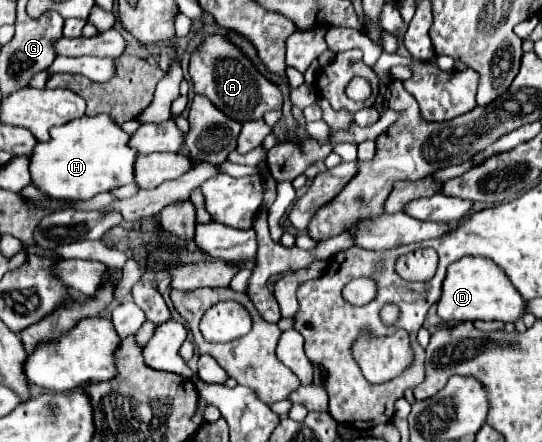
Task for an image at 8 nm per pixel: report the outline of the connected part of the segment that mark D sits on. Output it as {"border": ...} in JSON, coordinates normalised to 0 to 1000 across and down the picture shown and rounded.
{"border":[[[860,579],[827,602],[827,620],[815,643],[815,670],[808,679],[808,715],[827,729],[856,724],[926,724],[952,729],[967,710],[970,679],[952,661],[934,620],[904,588],[886,579]]]}

